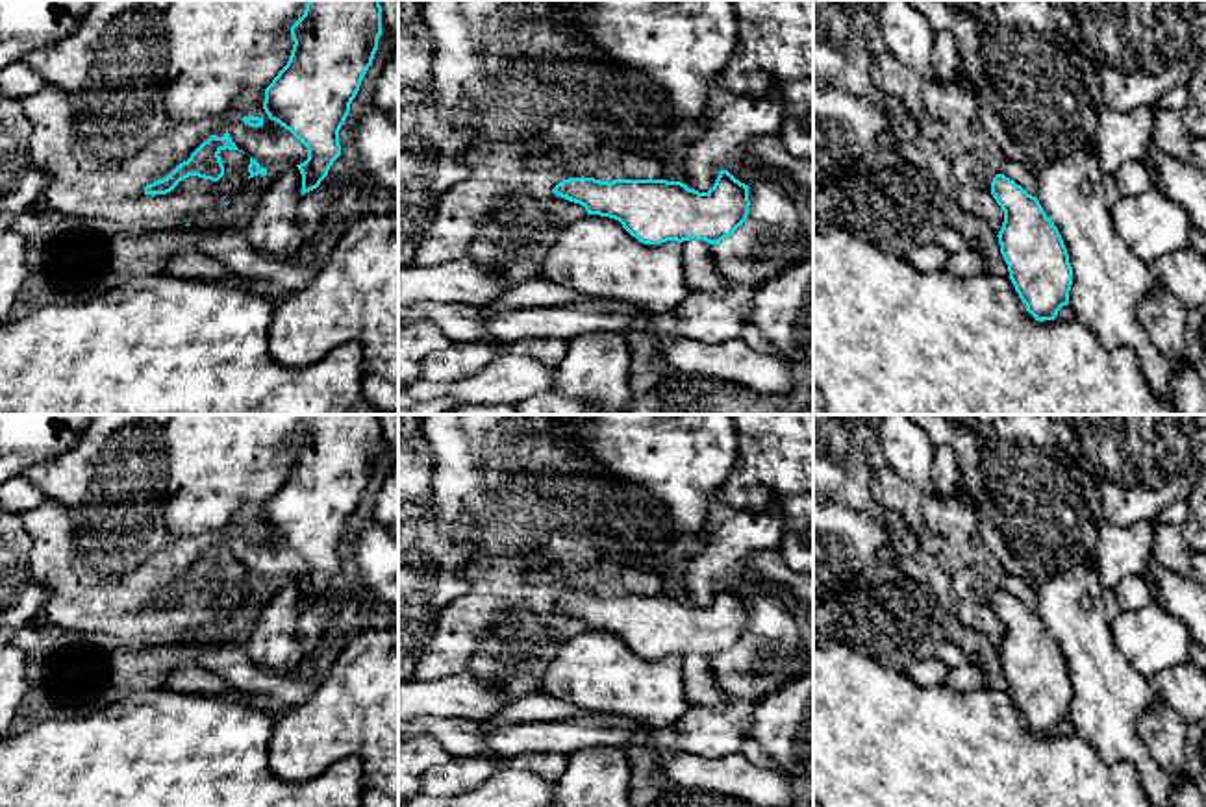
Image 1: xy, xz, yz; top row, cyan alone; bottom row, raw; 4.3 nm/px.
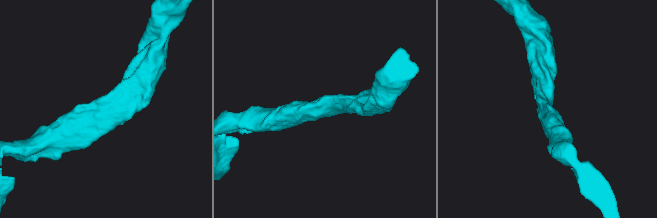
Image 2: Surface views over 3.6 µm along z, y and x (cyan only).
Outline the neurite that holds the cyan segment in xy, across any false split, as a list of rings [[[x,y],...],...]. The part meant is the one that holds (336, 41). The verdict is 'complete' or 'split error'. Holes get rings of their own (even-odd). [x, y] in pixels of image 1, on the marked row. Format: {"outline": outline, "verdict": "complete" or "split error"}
{"outline": [[[309,0],[304,15],[291,26],[295,44],[287,65],[265,89],[263,109],[269,118],[289,130],[308,148],[308,159],[296,165],[302,174],[302,194],[317,189],[341,155],[339,130],[378,50],[380,2]]], "verdict": "complete"}

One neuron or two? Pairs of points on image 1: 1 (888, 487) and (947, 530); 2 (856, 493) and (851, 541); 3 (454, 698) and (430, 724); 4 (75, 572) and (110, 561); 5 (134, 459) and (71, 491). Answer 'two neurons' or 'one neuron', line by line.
1: one neuron
2: two neurons
3: two neurons
4: two neurons
5: one neuron

